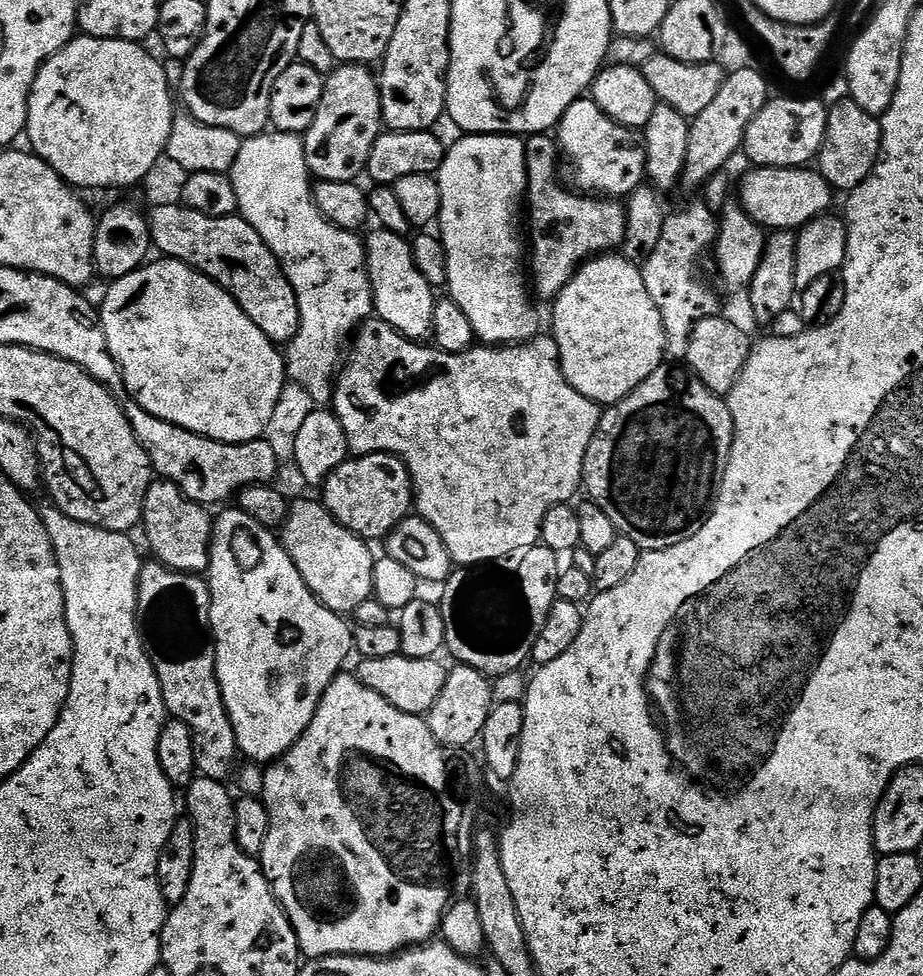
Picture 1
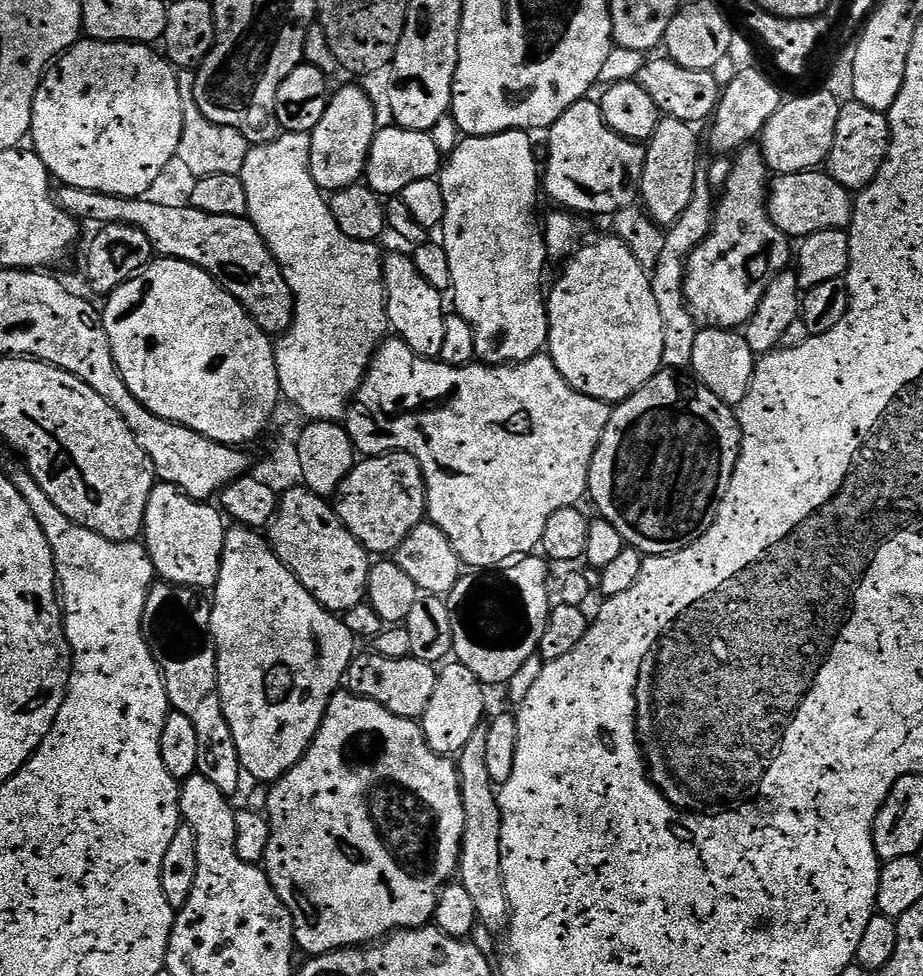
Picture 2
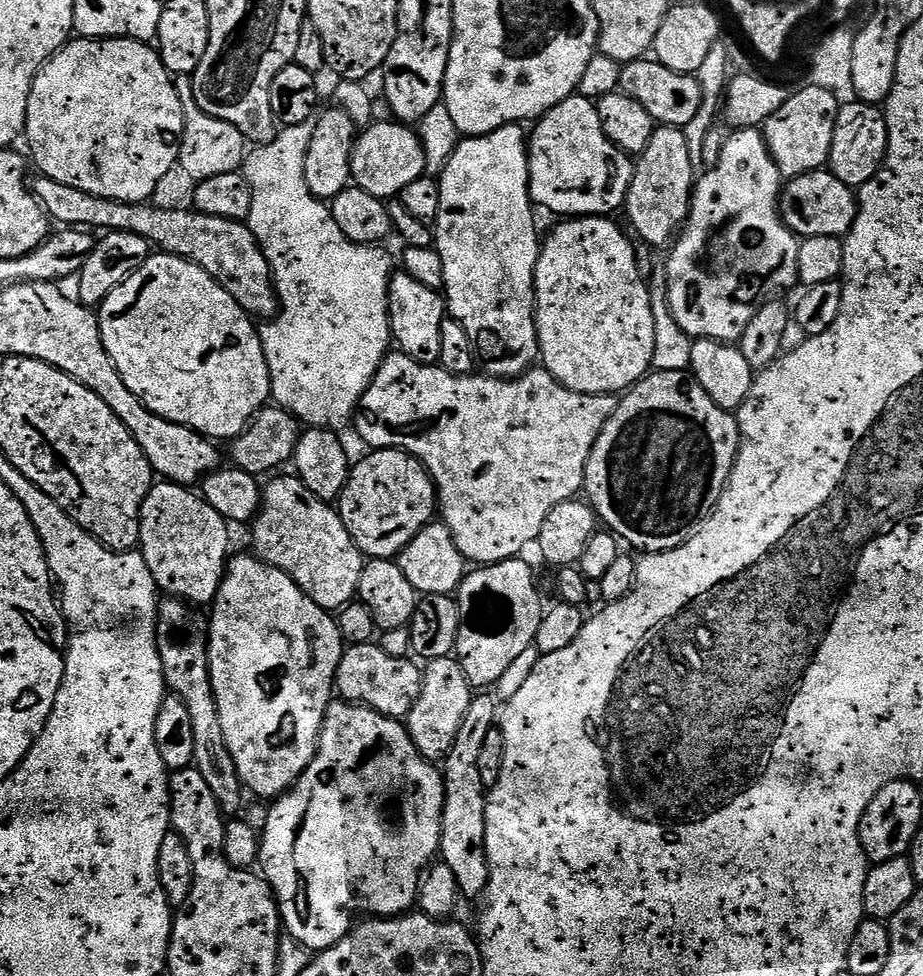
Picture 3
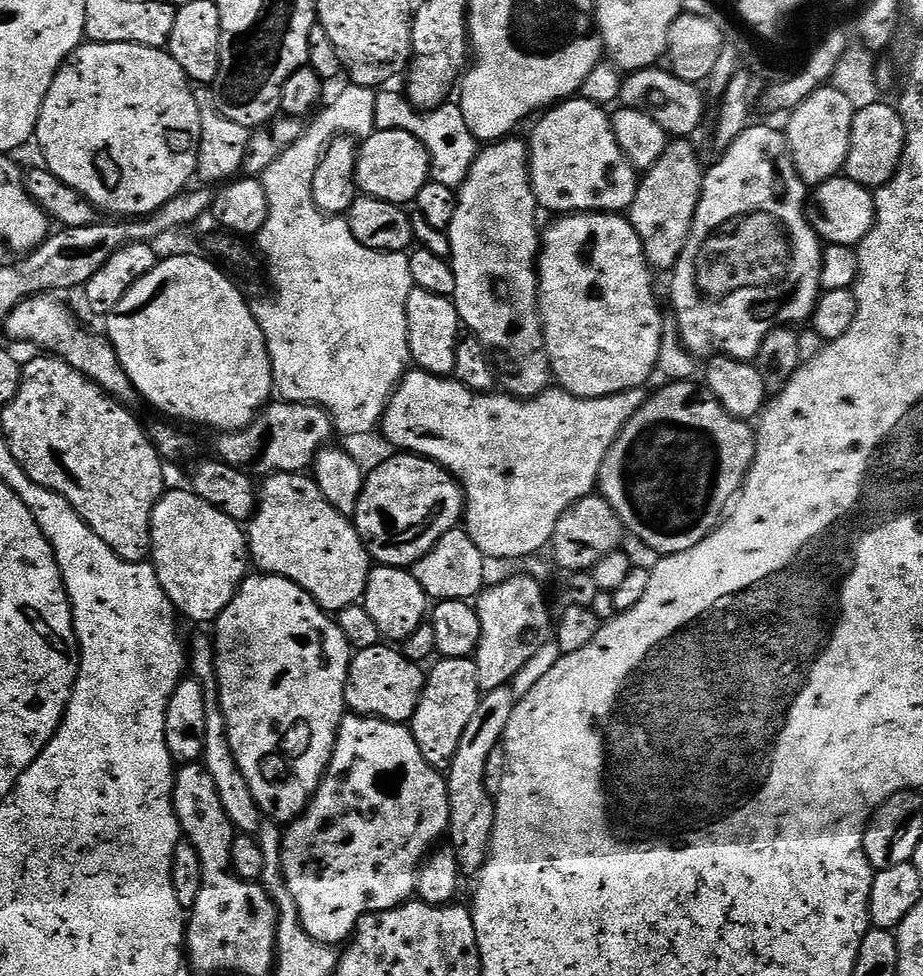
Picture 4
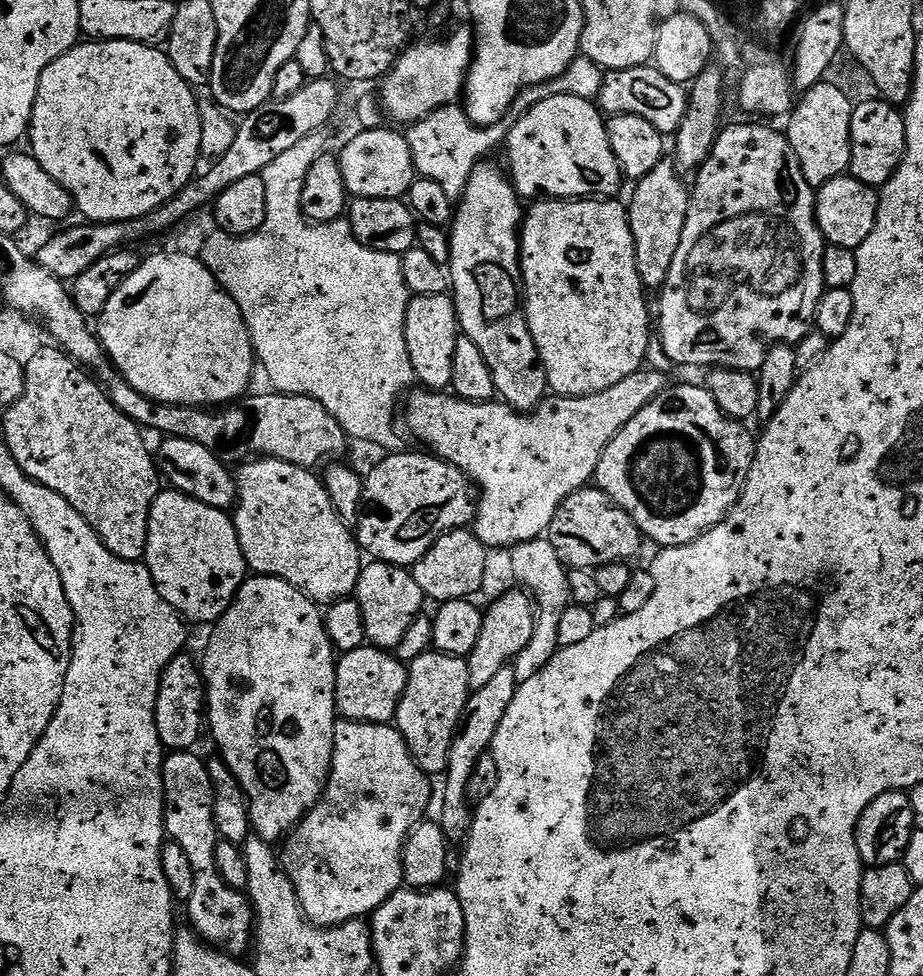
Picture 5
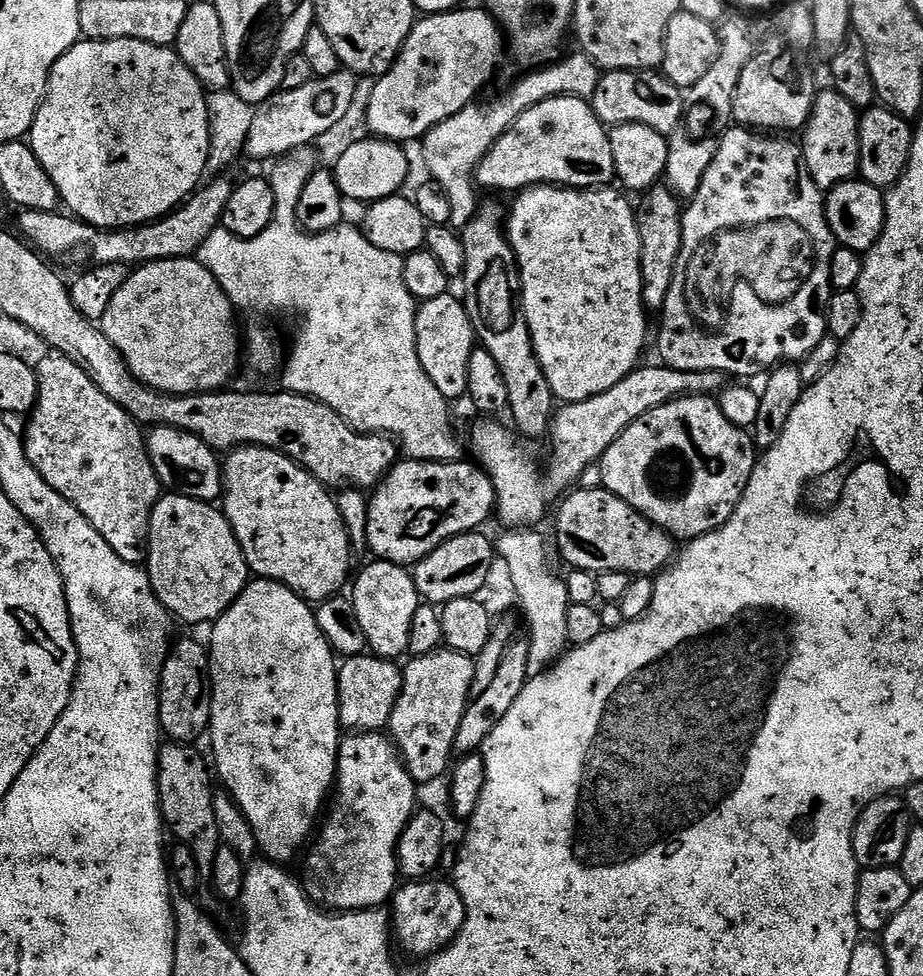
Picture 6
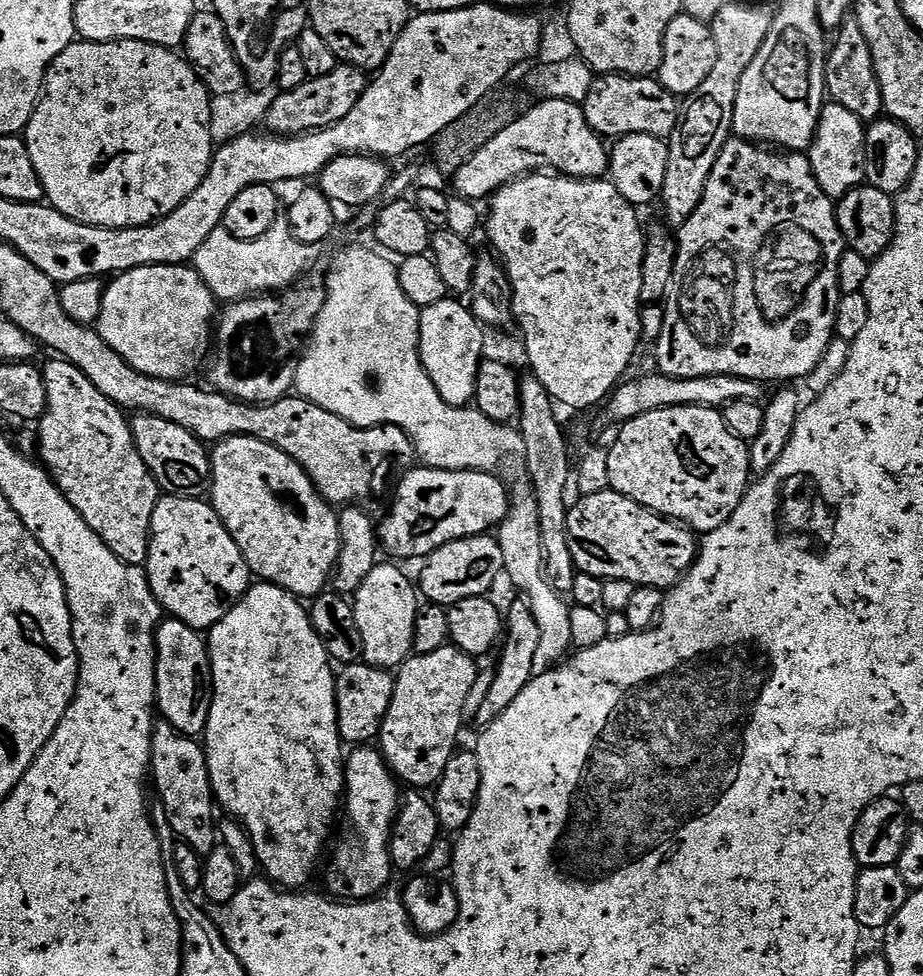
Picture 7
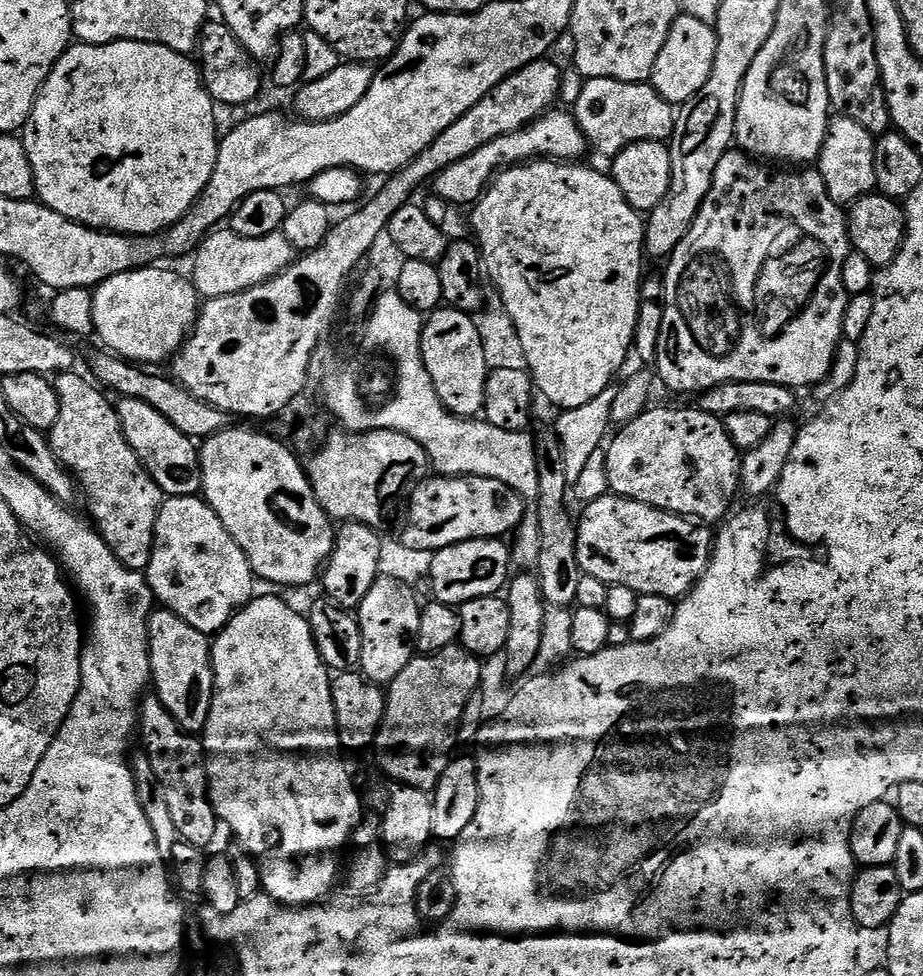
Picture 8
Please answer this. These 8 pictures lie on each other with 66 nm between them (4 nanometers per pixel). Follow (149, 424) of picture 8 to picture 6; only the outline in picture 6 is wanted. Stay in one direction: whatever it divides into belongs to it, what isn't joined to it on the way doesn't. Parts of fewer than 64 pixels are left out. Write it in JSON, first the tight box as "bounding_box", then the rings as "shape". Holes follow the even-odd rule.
{"bounding_box":[147,428,224,502],"shape":[[[152,428],[147,433],[148,457],[161,485],[169,493],[205,502],[216,502],[224,494],[224,473],[217,453],[194,434],[177,428]]]}

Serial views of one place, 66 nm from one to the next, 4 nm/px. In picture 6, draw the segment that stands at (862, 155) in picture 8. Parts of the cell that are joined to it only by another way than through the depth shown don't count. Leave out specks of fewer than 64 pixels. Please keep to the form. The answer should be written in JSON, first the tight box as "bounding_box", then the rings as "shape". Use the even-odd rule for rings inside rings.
{"bounding_box":[802,91,860,190],"shape":[[[817,91],[816,101],[812,104],[812,112],[802,129],[806,170],[821,190],[838,186],[843,180],[853,179],[860,170],[860,116],[858,110],[841,92],[827,91]]]}

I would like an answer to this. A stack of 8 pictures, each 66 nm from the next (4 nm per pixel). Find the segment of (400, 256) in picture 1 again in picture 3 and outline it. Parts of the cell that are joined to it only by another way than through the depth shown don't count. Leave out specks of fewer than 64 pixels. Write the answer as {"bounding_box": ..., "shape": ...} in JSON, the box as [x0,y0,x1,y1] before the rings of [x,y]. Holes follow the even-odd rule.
{"bounding_box":[388,271,446,365],"shape":[[[397,271],[388,291],[388,313],[395,347],[419,364],[435,365],[442,354],[442,322],[446,319],[446,300],[435,288],[422,286],[410,274]]]}

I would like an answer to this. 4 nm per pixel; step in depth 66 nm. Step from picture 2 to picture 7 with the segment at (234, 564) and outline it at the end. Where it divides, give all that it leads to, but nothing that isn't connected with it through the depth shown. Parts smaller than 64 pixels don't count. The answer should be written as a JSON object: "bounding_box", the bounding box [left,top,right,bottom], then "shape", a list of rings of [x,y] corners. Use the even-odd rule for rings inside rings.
{"bounding_box":[202,582,345,890],"shape":[[[256,582],[248,593],[235,604],[226,615],[207,633],[208,657],[212,663],[212,705],[208,715],[208,725],[202,733],[204,753],[208,755],[208,773],[212,783],[212,794],[217,805],[225,808],[227,815],[236,820],[248,832],[254,842],[256,859],[263,875],[273,884],[284,890],[300,890],[312,880],[316,867],[320,864],[320,855],[325,855],[326,845],[332,832],[332,819],[342,804],[344,794],[345,749],[342,747],[336,713],[336,672],[322,638],[314,630],[312,618],[307,607],[285,588],[276,584]]]}

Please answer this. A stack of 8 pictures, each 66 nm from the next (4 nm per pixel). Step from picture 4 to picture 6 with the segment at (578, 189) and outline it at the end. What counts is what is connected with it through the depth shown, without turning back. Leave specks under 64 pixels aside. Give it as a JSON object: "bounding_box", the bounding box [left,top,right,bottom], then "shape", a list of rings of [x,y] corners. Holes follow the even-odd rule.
{"bounding_box":[475,96,616,194],"shape":[[[555,96],[538,102],[518,122],[514,122],[494,142],[492,149],[482,158],[476,168],[475,183],[481,189],[497,188],[500,192],[519,194],[525,188],[537,186],[559,186],[561,188],[579,188],[591,190],[611,185],[616,180],[614,154],[610,150],[609,129],[594,114],[591,103],[577,96]]]}

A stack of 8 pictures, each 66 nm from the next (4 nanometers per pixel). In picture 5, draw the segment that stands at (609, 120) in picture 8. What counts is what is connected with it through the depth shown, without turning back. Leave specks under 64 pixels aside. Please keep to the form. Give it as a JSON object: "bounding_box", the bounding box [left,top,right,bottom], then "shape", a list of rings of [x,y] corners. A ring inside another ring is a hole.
{"bounding_box":[598,66,688,134],"shape":[[[655,66],[609,71],[604,77],[604,85],[598,97],[601,113],[609,117],[634,114],[638,118],[646,118],[650,126],[665,134],[675,134],[682,126],[687,105],[688,92],[685,85],[670,82],[670,78],[666,78],[666,74],[662,74]]]}

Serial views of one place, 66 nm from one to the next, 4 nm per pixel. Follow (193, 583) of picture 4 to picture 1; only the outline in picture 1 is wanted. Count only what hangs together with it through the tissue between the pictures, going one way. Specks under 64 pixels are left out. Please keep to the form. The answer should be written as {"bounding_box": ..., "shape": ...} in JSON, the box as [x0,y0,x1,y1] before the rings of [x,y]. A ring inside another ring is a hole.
{"bounding_box":[142,478,213,573],"shape":[[[163,478],[148,487],[144,503],[142,529],[148,535],[148,544],[159,563],[165,564],[173,572],[207,573],[212,545],[213,517],[203,504],[195,504],[184,495],[184,491]]]}

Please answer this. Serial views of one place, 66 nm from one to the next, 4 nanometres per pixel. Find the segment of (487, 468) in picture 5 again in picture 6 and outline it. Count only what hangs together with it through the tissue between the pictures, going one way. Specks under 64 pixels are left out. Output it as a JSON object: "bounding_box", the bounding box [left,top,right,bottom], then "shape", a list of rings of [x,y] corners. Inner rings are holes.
{"bounding_box":[472,364,726,530],"shape":[[[656,364],[650,365],[649,368],[638,366],[630,374],[626,374],[622,382],[610,386],[610,390],[602,394],[591,396],[582,402],[564,404],[561,412],[559,409],[552,417],[552,461],[549,462],[544,476],[540,473],[535,458],[519,444],[521,441],[511,427],[503,428],[502,425],[495,424],[492,421],[495,419],[492,418],[485,419],[488,420],[485,424],[473,426],[472,452],[477,456],[475,459],[479,467],[483,468],[492,480],[496,491],[498,520],[500,516],[504,526],[512,530],[536,526],[547,514],[548,503],[556,495],[559,497],[565,490],[571,489],[577,483],[575,480],[591,464],[593,467],[607,448],[633,422],[642,418],[642,414],[668,404],[671,400],[679,400],[682,396],[712,396],[719,393],[726,384],[723,372],[683,372]]]}

